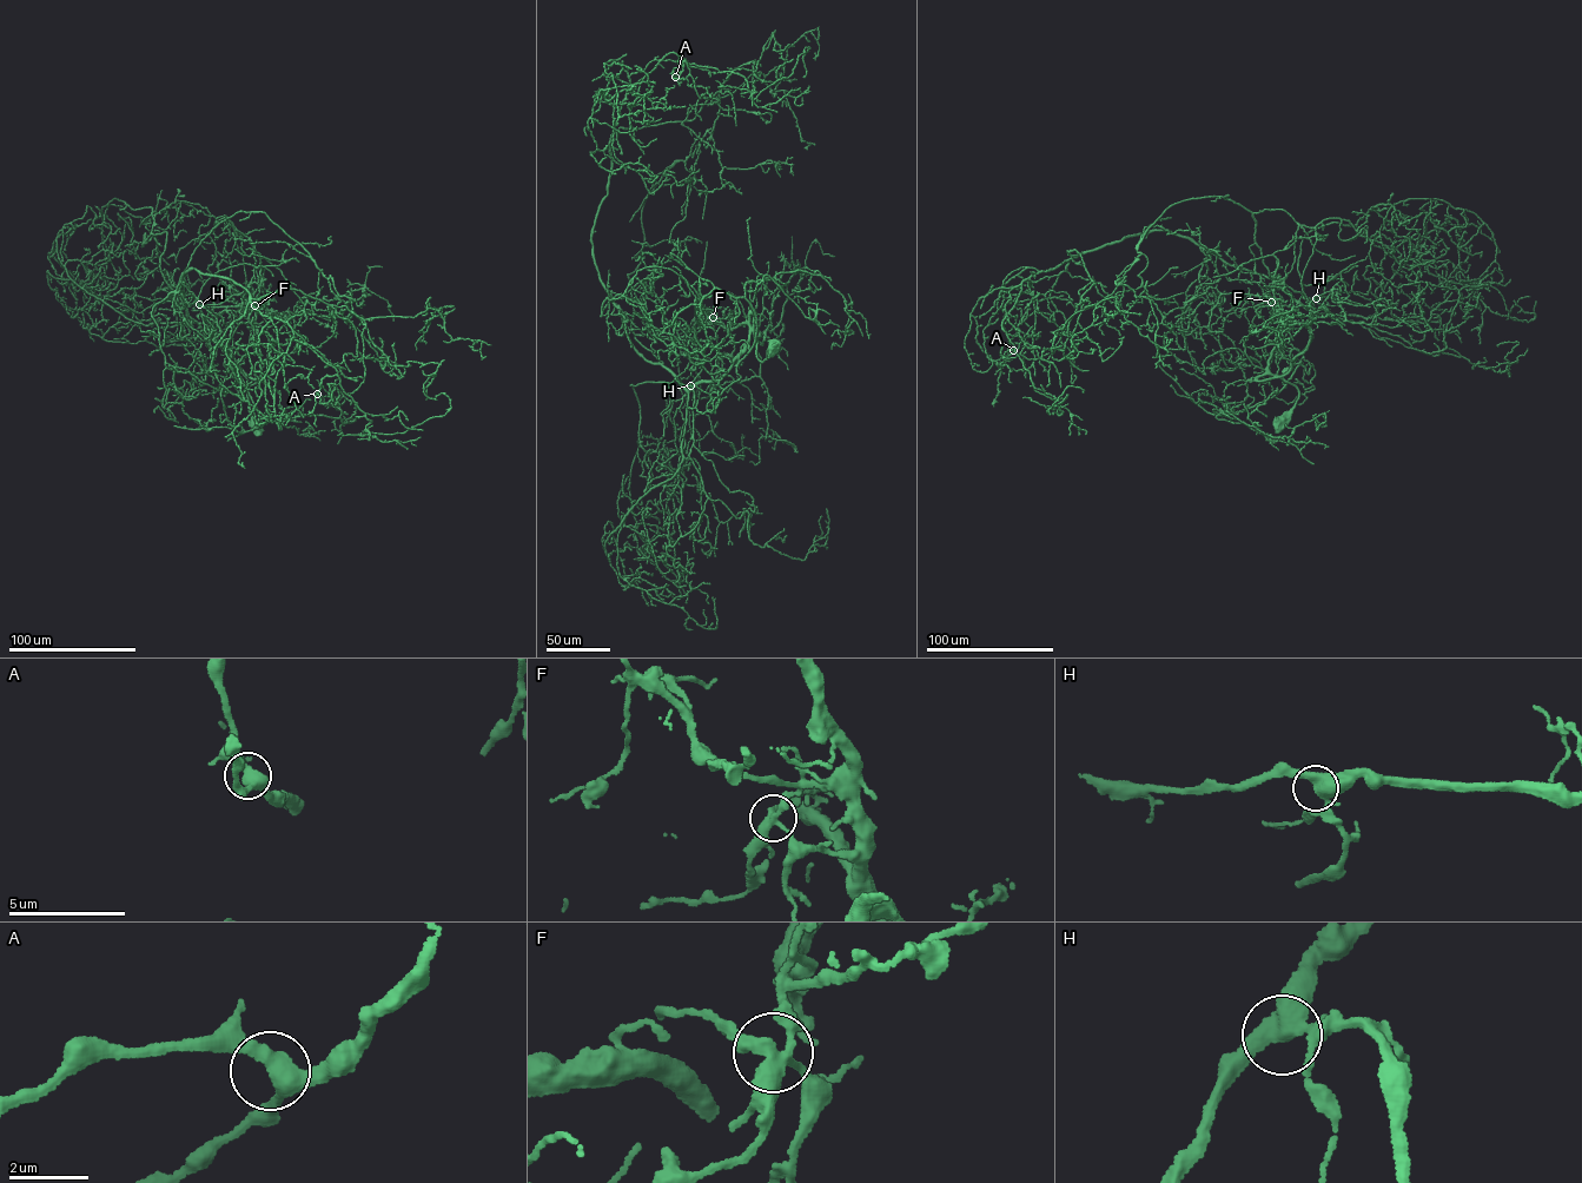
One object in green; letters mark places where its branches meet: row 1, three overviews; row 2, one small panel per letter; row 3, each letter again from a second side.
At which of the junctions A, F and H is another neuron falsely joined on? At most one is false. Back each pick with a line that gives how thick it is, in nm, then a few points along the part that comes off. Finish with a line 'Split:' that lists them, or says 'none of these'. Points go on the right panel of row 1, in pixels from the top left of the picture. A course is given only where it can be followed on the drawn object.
Split: none of these

